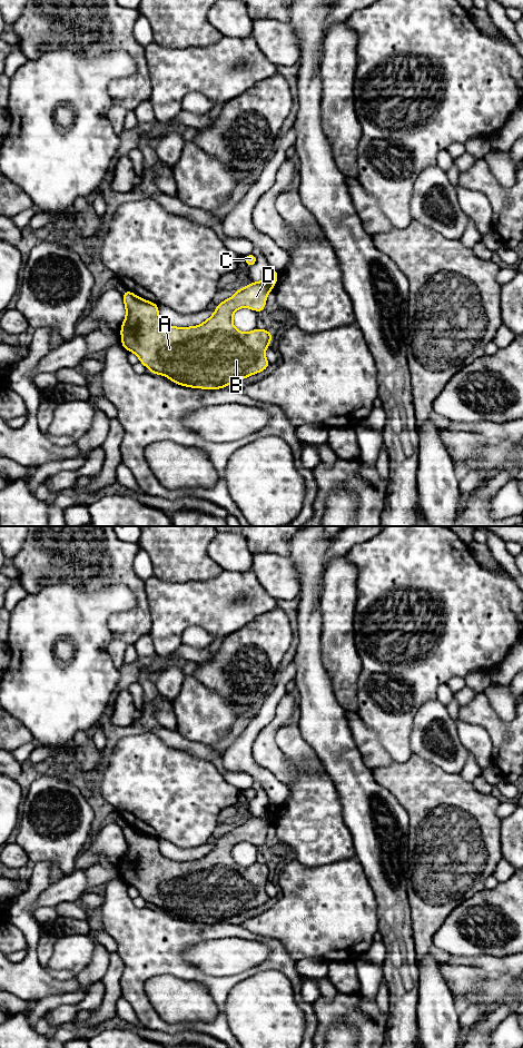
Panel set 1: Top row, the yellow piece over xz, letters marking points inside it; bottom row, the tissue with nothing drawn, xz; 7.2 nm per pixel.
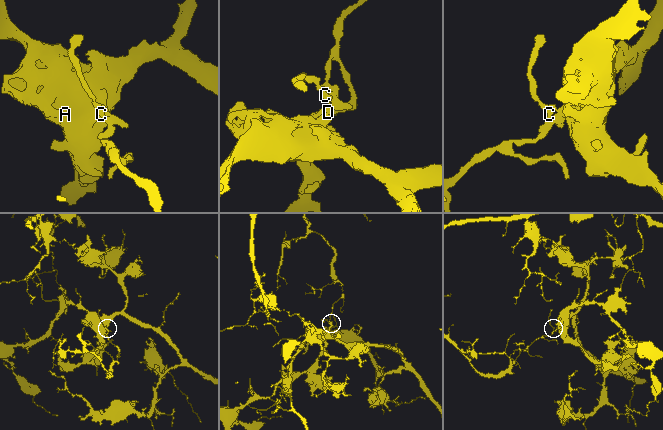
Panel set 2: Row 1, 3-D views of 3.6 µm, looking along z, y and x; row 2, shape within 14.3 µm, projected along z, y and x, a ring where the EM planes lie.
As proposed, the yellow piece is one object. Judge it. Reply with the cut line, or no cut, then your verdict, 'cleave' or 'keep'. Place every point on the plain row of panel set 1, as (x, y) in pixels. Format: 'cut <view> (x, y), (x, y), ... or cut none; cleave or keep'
cut xz (265, 813), (270, 823); cleave

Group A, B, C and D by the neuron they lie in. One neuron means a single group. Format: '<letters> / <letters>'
A B D / C

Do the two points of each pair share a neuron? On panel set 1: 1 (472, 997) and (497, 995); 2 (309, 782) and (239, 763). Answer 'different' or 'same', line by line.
1: same
2: different

